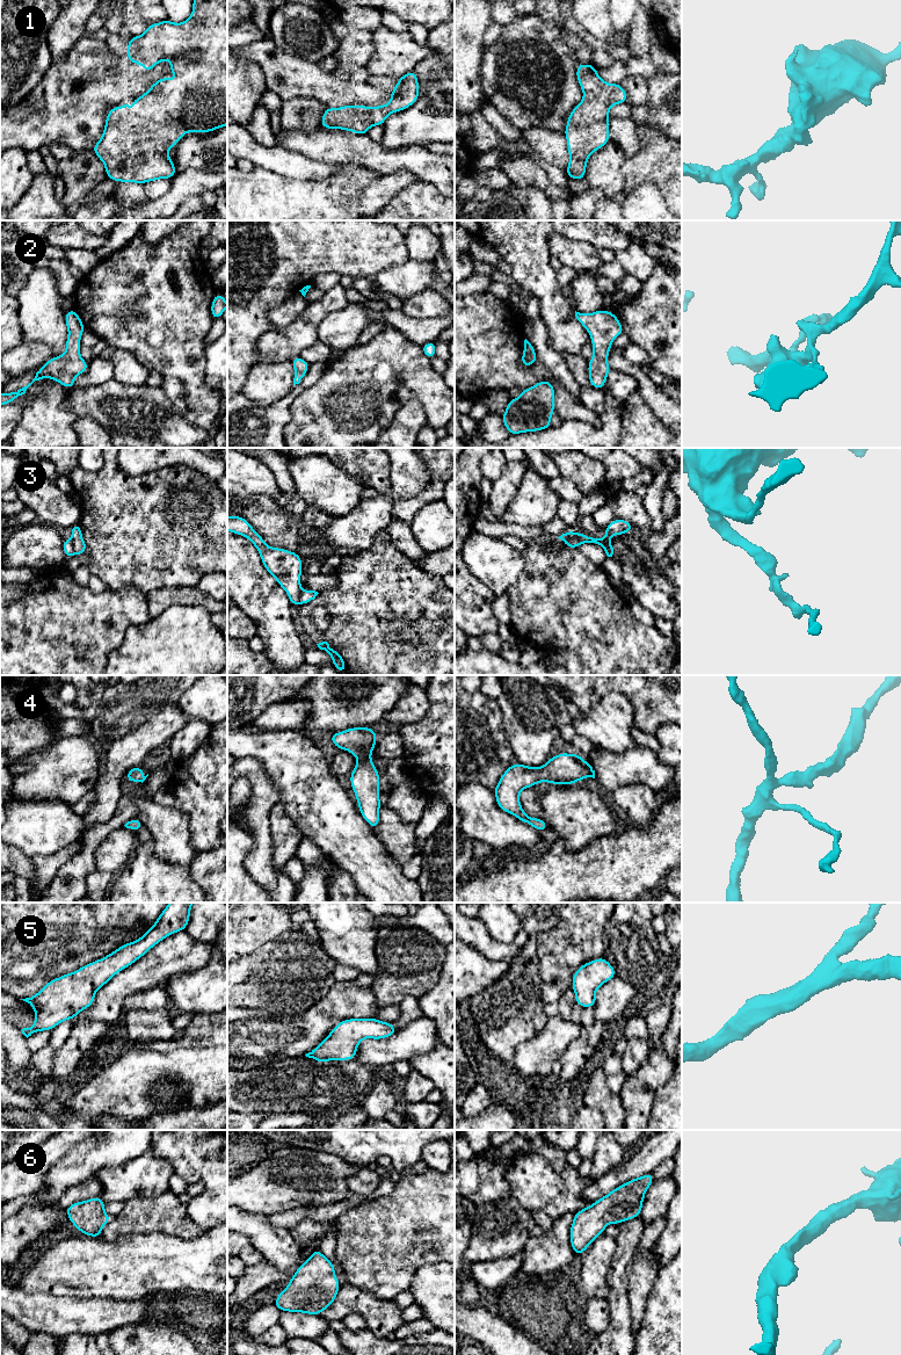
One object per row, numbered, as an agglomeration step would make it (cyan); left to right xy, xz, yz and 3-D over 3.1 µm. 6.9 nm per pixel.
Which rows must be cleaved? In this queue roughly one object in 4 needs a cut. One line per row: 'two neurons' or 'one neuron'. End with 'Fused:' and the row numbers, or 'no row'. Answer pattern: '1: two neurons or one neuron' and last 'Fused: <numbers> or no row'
1: one neuron
2: one neuron
3: two neurons
4: one neuron
5: one neuron
6: one neuron
Fused: 3

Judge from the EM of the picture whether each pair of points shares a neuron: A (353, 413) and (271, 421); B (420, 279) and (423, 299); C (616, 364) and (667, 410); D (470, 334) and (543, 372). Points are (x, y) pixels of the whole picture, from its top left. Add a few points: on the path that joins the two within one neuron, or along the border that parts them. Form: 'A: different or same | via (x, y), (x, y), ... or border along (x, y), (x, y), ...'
A: different | border along (299, 393), (282, 435)
B: different | border along (429, 287), (402, 301)
C: same | via (630, 369), (645, 383), (653, 396)
D: same | via (488, 353), (508, 372), (524, 372)

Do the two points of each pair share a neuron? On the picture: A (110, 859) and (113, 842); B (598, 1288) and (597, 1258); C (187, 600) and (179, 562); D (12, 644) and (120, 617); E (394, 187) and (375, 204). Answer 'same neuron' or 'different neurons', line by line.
A: same neuron
B: same neuron
C: different neurons
D: same neuron
E: same neuron

